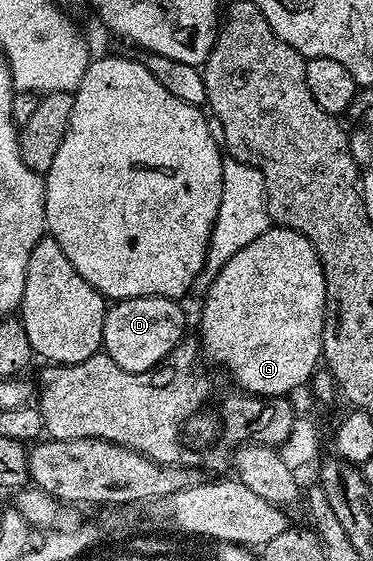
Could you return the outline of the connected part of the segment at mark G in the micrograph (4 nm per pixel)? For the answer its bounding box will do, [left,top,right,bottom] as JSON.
[200,227,326,397]

